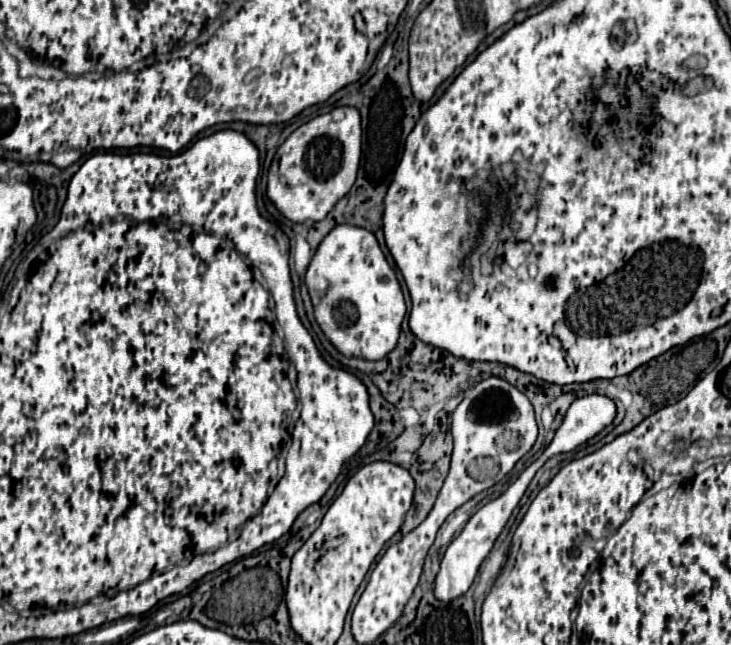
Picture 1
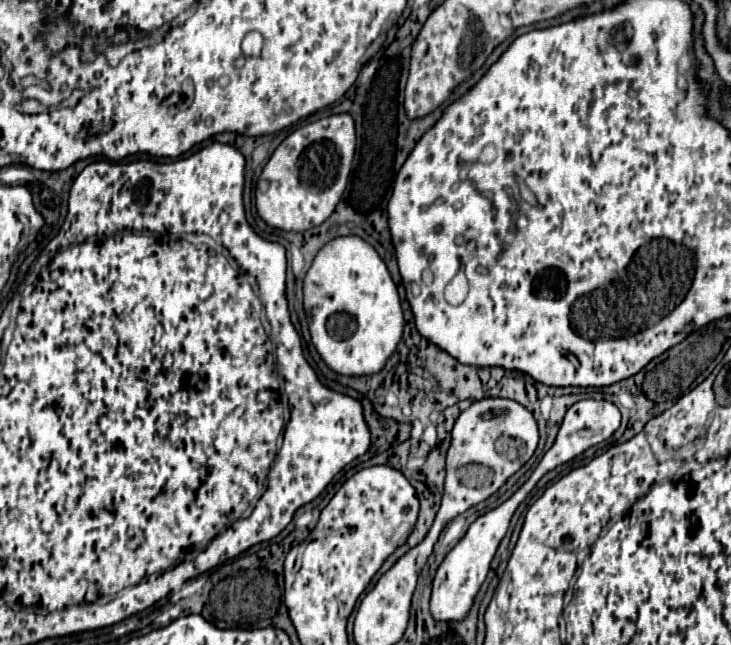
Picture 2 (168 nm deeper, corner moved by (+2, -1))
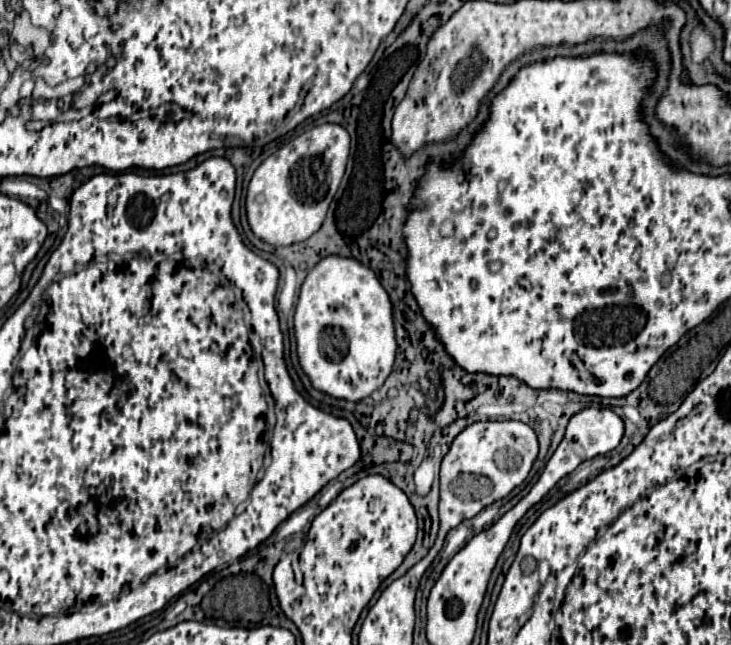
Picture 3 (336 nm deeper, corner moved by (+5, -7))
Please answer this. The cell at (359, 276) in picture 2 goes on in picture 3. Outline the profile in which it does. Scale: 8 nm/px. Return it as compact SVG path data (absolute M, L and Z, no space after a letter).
M327 255L305 277L295 309L295 337L297 355L303 371L311 377L315 389L329 393L337 399L361 401L383 385L391 373L397 341L393 325L393 305L387 291L379 283L373 269L365 267L353 257Z

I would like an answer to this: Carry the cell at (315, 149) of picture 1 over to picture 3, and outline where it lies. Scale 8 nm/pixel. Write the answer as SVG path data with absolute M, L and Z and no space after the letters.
M333 123L307 129L269 155L253 173L247 189L247 219L253 233L271 245L293 245L317 233L345 173L347 157L349 133Z

